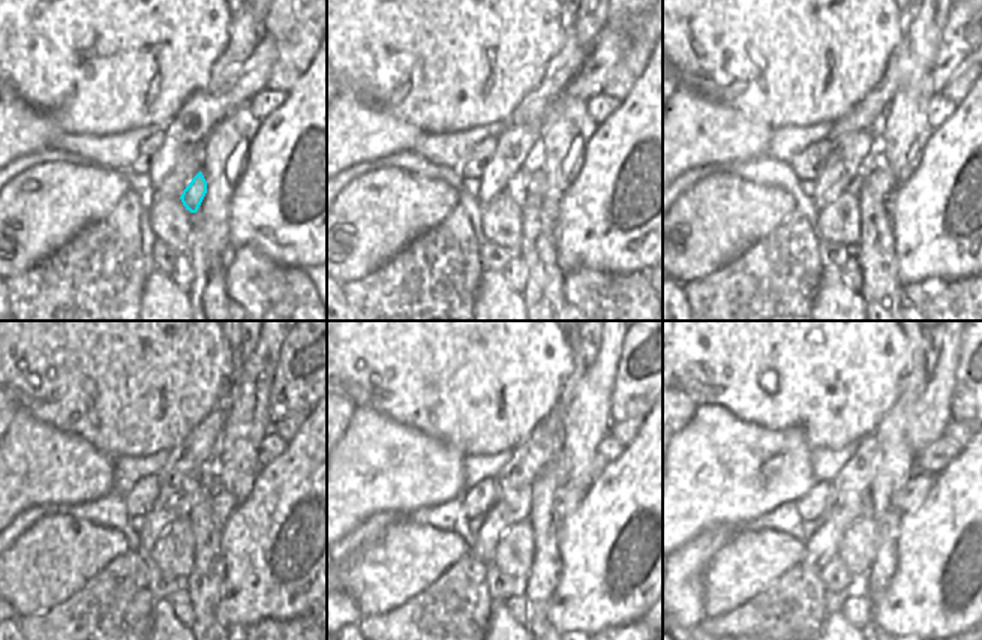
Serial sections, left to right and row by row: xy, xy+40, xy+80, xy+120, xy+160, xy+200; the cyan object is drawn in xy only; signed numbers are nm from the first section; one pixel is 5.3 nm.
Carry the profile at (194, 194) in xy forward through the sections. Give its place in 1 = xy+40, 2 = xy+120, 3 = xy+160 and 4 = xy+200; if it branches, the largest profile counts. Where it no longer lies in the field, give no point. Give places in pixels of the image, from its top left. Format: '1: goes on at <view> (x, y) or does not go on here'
1: goes on at xy+40 (534, 188)
2: goes on at xy+120 (224, 504)
3: goes on at xy+160 (565, 499)
4: goes on at xy+200 (912, 495)

